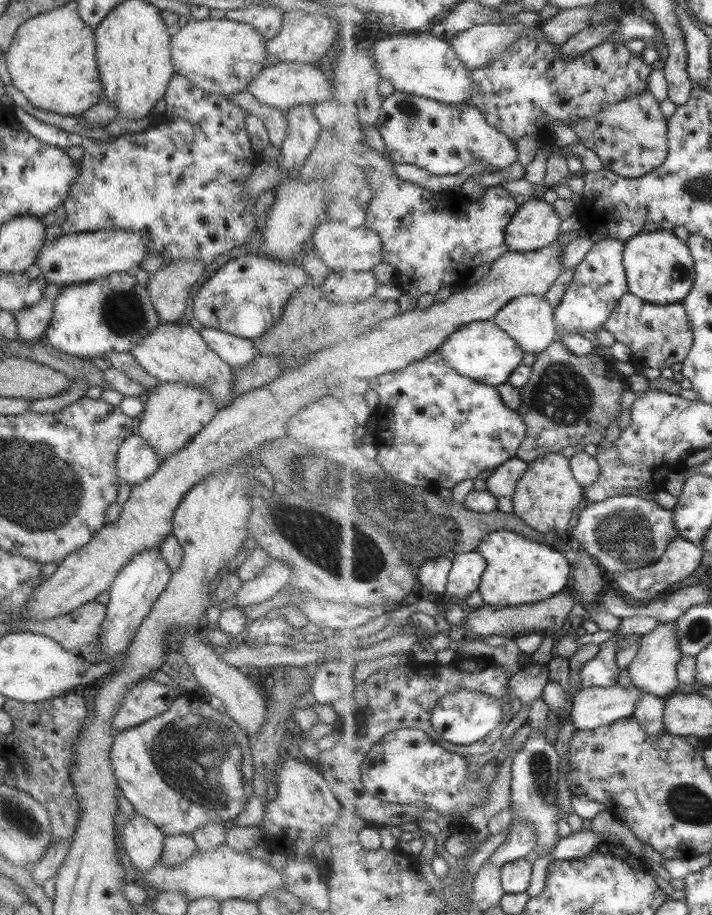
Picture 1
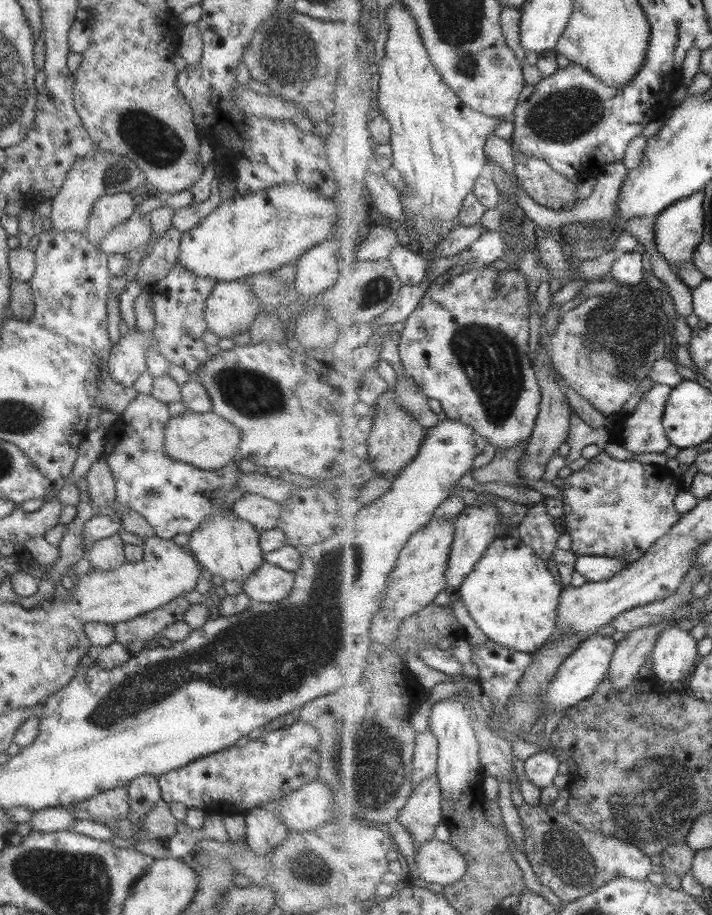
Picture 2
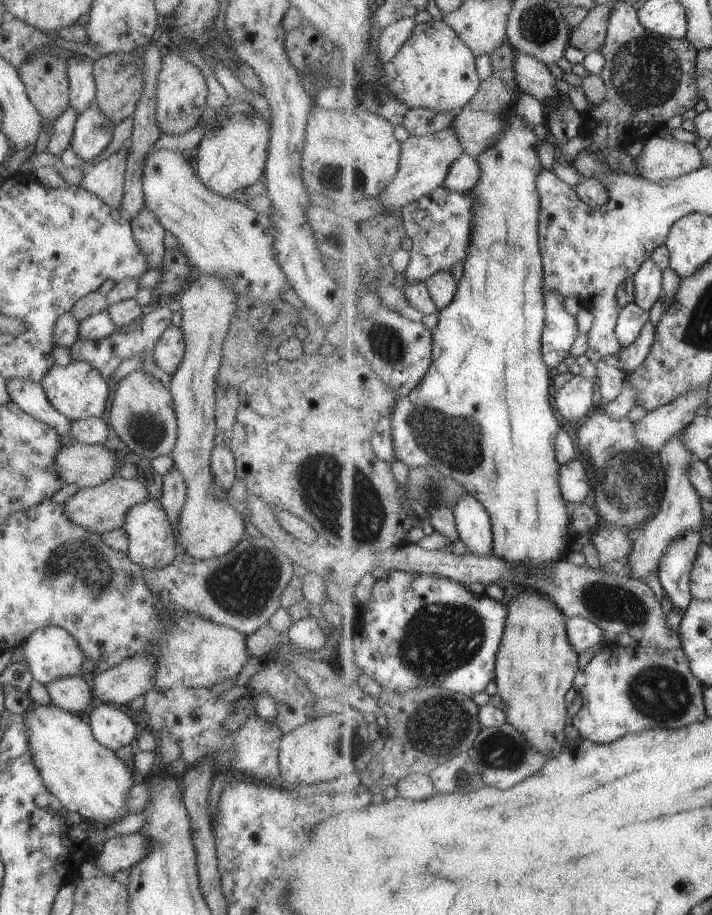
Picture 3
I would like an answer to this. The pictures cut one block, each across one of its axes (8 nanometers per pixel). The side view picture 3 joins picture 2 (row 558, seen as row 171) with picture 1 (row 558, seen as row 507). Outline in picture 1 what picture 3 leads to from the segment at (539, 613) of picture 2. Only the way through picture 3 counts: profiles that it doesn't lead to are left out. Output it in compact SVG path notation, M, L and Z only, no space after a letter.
M499 530L490 533L479 546L478 552L485 558L487 569L478 592L487 605L507 607L533 605L547 601L565 591L573 559L553 546L535 542L526 536Z

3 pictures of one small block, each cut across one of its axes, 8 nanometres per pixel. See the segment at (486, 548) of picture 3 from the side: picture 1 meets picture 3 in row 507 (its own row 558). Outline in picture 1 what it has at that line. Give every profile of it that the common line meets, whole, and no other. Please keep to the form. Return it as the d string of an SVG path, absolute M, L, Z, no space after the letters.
M478 551L455 558L446 591L449 600L465 602L478 592L486 569L485 558Z

